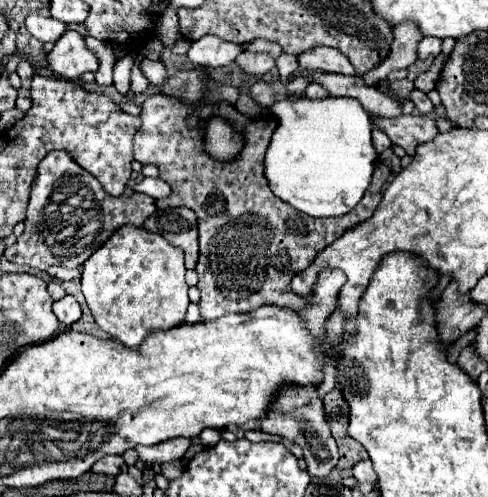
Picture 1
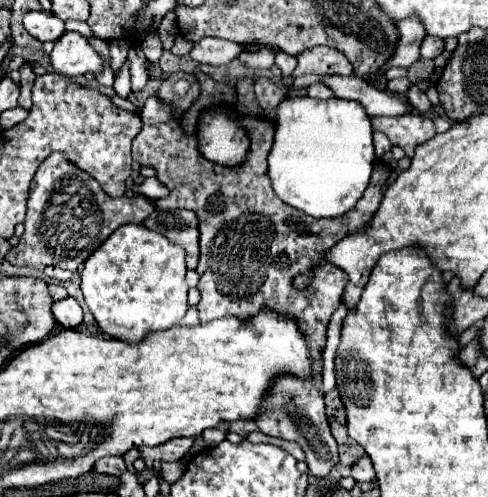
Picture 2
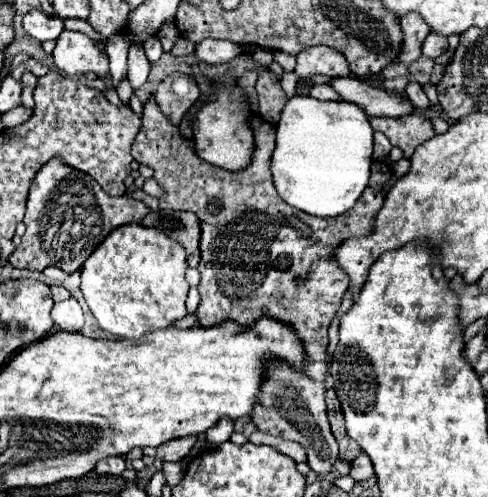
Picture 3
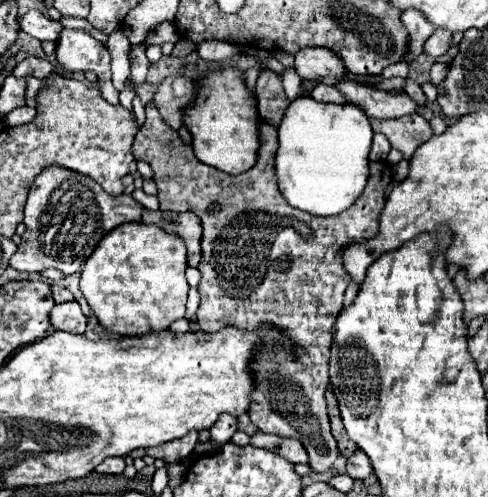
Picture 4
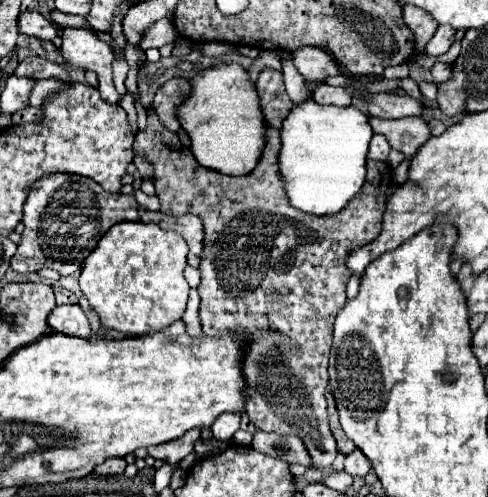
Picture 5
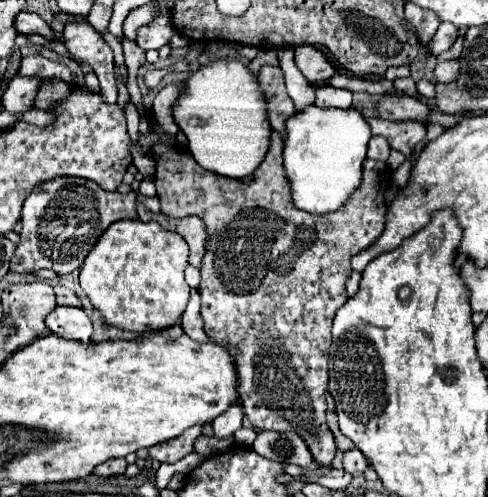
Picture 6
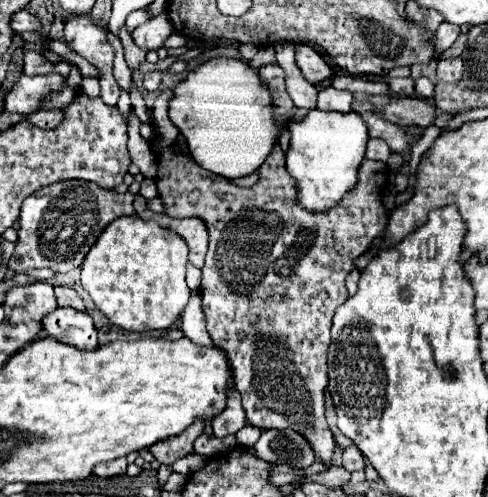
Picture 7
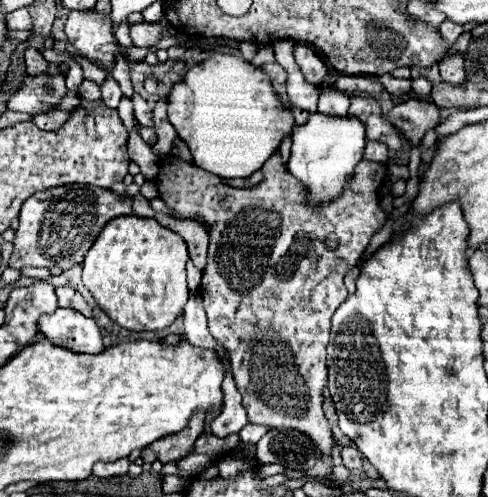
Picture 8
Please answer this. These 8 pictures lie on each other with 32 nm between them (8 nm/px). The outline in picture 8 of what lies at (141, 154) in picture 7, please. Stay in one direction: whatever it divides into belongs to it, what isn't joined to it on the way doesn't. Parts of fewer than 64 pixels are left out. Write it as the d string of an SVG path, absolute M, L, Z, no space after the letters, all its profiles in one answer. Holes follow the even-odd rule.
M134 122L134 128L130 130L128 152L130 152L130 160L140 166L144 178L154 180L158 174L158 156L152 152L152 146L142 140L138 132L138 122Z

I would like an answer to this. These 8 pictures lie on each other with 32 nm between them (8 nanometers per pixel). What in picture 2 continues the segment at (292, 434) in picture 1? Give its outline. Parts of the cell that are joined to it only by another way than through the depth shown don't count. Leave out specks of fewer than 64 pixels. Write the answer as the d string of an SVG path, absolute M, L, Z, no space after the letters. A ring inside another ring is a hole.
M316 376L312 382L308 380L308 384L300 384L300 380L280 380L280 384L272 388L272 400L268 400L268 408L264 408L264 412L260 412L256 418L260 432L298 442L306 454L310 474L318 478L328 476L328 472L338 464L338 444L330 434L322 396L322 376Z

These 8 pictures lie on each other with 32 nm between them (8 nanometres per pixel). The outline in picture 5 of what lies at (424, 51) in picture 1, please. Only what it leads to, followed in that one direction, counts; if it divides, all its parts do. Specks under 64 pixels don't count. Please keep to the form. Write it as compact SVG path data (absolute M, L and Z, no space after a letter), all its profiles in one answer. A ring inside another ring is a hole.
M438 28L436 34L426 44L426 54L430 54L430 56L442 56L444 52L448 52L448 48L454 42L454 34L456 32L452 32L452 28Z

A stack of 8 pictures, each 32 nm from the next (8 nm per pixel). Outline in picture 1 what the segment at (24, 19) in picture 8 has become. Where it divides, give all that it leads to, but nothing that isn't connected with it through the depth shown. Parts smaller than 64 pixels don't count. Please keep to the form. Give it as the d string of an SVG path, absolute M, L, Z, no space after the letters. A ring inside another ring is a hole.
M38 12L28 14L26 18L26 28L28 32L42 40L42 42L56 42L64 32L66 32L66 24L60 20L54 20L50 16L42 16Z

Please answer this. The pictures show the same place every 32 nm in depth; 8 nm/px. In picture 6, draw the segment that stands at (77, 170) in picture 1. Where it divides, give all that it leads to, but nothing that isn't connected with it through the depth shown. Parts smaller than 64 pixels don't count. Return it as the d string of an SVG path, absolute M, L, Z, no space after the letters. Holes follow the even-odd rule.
M58 176L38 184L22 208L20 244L10 260L14 272L36 272L50 268L56 274L78 270L96 246L98 238L118 220L136 220L136 194L106 192L96 182L76 176Z

